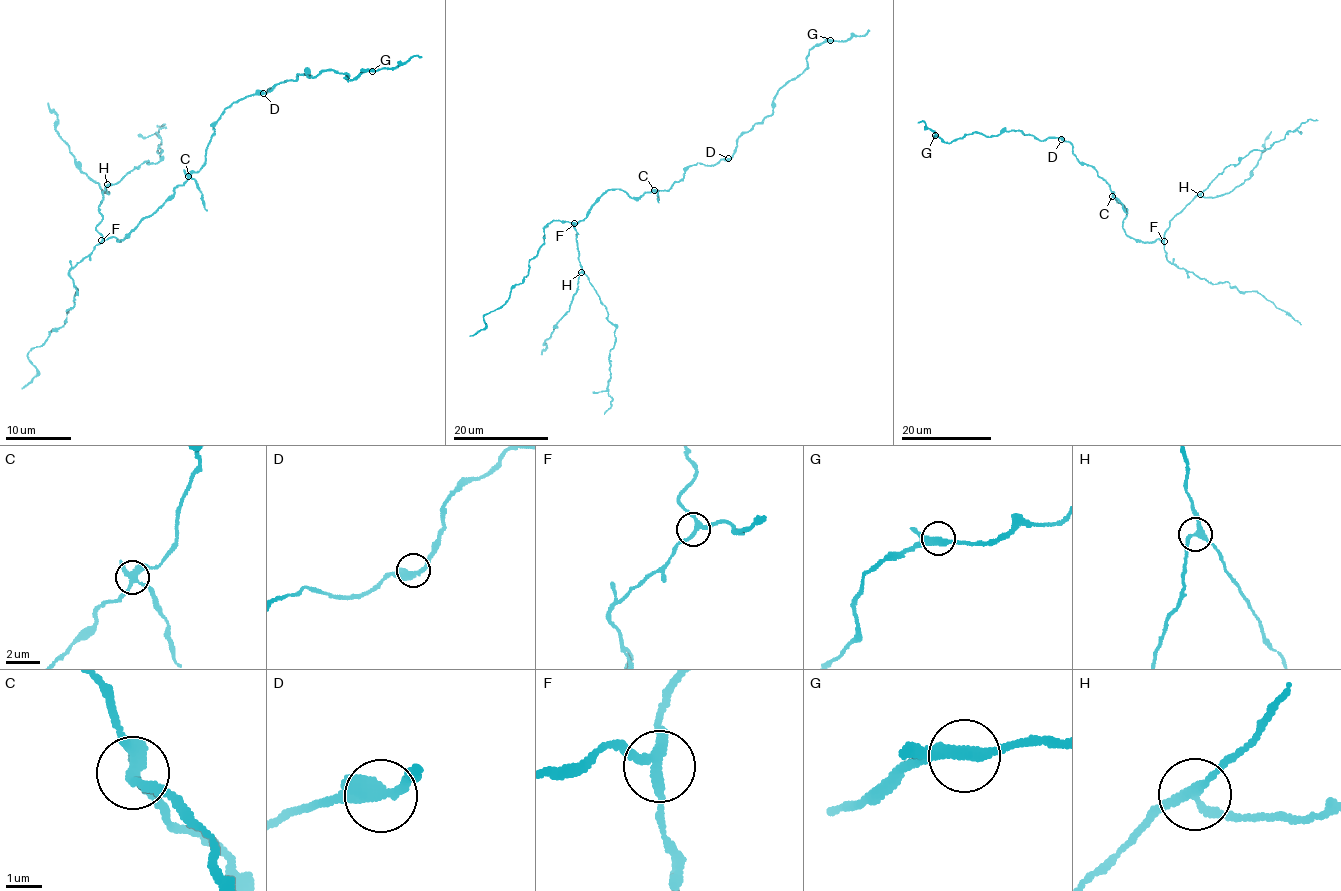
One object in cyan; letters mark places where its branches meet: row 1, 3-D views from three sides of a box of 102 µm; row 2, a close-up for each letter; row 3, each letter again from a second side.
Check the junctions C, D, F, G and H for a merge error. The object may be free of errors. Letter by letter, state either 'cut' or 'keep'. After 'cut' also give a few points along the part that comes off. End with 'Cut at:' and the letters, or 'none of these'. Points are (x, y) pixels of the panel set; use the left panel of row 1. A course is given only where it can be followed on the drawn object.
C: cut | (189, 176), (195, 180), (207, 210)
D: keep
F: keep
G: keep
H: keep
Cut at: C

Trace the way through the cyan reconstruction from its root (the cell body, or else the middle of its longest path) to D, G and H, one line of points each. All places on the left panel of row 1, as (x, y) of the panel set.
D: (180, 184), (200, 169), (214, 132), (213, 125), (226, 109), (246, 96), (263, 93)
G: (180, 184), (200, 169), (213, 125), (234, 102), (300, 74), (314, 77), (332, 70), (348, 81), (372, 71)
H: (180, 184), (163, 205), (119, 241), (114, 236), (106, 238), (96, 228), (102, 219), (98, 208), (107, 184)

